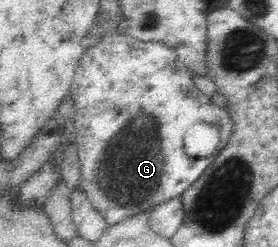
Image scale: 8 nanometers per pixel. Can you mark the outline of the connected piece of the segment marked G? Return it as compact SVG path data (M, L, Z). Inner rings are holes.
M126 33L104 36L96 45L84 50L74 74L70 94L72 100L74 100L74 108L76 108L76 113L74 113L75 145L77 146L77 156L81 169L81 189L86 192L88 200L90 200L94 209L98 210L98 213L102 215L108 226L116 225L119 221L136 215L136 213L151 211L154 206L181 196L208 169L208 166L213 163L215 157L222 150L226 149L226 145L228 145L230 136L232 135L233 121L230 115L228 115L225 106L212 103L212 99L208 98L206 94L197 88L191 71L178 59L178 54L174 49L161 41L140 41ZM198 122L208 123L219 128L221 142L218 145L218 149L208 157L188 157L185 152L185 146L182 141L185 131L190 125Z

